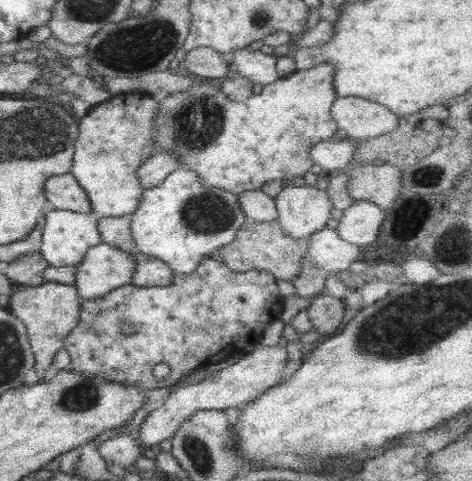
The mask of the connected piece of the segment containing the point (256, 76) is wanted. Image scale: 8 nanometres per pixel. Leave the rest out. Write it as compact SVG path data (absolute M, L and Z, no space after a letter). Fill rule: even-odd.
M236 48L230 54L224 55L229 66L234 66L234 72L248 77L252 84L267 85L279 78L276 73L276 57L251 51L249 48Z

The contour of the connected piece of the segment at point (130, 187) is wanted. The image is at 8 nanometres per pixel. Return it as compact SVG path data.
M135 91L113 95L110 100L91 107L84 117L78 119L79 133L71 173L86 192L93 211L92 215L96 219L131 216L137 210L143 189L140 188L140 180L136 178L136 170L150 157L150 151L154 147L154 139L158 133L154 124L154 115L158 113L158 107L160 102L154 100L145 91Z

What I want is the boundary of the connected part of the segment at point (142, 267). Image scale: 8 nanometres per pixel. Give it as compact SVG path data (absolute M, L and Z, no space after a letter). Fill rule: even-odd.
M138 249L134 250L135 270L131 284L140 287L161 287L170 285L174 273L161 260L142 254Z

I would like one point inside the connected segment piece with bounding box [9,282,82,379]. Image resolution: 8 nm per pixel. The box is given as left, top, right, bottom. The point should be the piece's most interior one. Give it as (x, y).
(49, 311)

